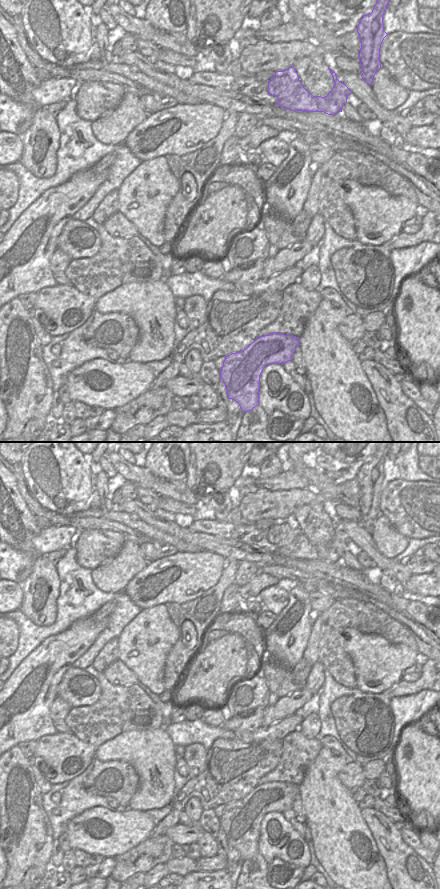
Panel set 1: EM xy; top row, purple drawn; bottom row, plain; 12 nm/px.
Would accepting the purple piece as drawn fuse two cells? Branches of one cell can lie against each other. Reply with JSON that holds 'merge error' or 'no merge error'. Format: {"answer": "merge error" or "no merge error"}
{"answer": "merge error"}

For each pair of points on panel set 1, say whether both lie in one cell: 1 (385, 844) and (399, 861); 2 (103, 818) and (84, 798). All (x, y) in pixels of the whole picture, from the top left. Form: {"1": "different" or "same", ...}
{"1": "same", "2": "different"}

